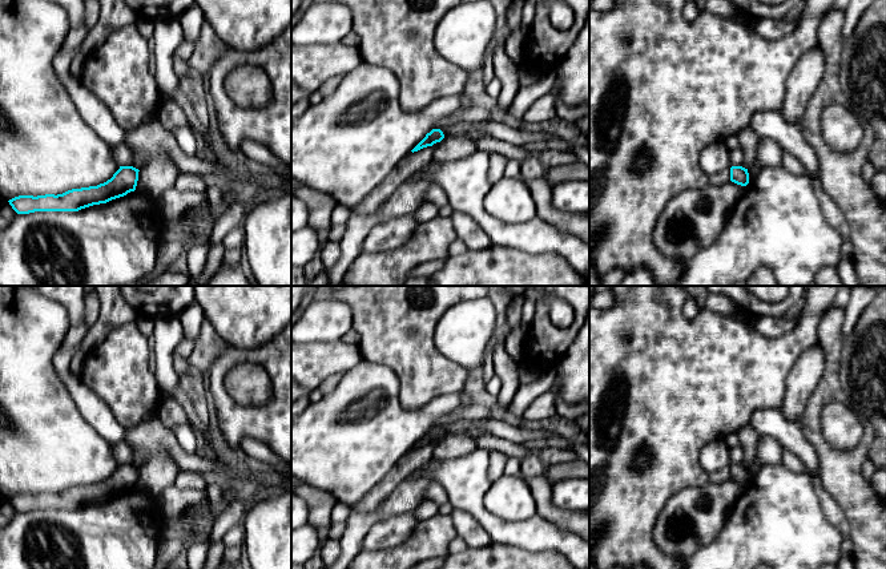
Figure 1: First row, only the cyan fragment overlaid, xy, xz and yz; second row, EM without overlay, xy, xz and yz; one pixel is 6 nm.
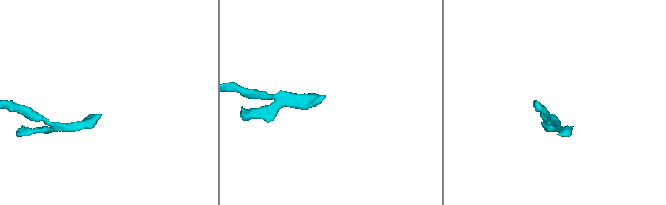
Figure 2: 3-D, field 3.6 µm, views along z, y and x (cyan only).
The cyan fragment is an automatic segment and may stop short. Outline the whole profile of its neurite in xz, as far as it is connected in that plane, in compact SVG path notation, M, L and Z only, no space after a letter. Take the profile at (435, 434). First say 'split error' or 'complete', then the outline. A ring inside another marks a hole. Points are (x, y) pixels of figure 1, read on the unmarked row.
complete; M432 427L411 449L414 451L423 445L432 444L434 441L440 440L443 436L444 432L440 427Z

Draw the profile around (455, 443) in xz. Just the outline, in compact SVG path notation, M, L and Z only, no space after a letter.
M456 427L447 431L436 443L432 460L447 461L459 459L470 455L475 449L478 449L475 439Z

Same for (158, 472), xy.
M157 455L138 467L136 489L144 491L154 500L161 492L176 484L180 468L168 455Z

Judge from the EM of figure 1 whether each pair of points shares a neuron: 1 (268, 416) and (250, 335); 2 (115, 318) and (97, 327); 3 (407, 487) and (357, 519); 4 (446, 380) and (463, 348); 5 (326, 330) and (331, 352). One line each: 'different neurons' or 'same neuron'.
1: different neurons
2: same neuron
3: same neuron
4: different neurons
5: different neurons

